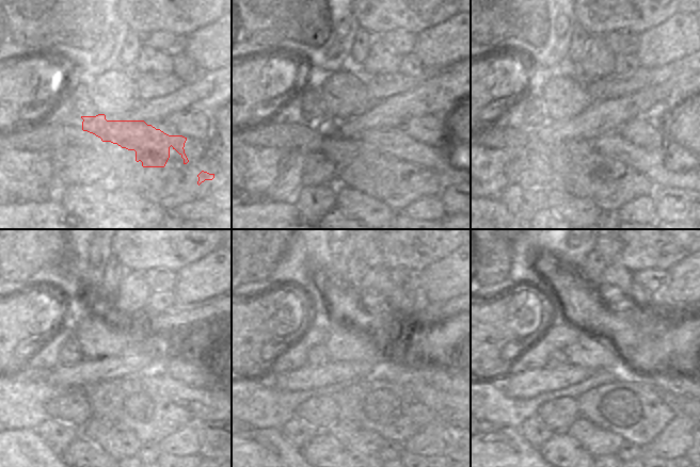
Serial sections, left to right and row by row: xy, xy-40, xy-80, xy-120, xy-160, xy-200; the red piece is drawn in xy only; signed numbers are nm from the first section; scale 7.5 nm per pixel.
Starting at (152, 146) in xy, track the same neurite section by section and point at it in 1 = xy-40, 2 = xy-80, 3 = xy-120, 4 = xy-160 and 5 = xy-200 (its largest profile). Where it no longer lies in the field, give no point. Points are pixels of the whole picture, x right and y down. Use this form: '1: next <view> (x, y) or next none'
1: next xy-40 (398, 153)
2: next xy-80 (641, 158)
3: next xy-120 (205, 404)
4: next xy-160 (448, 406)
5: next xy-200 (683, 405)

